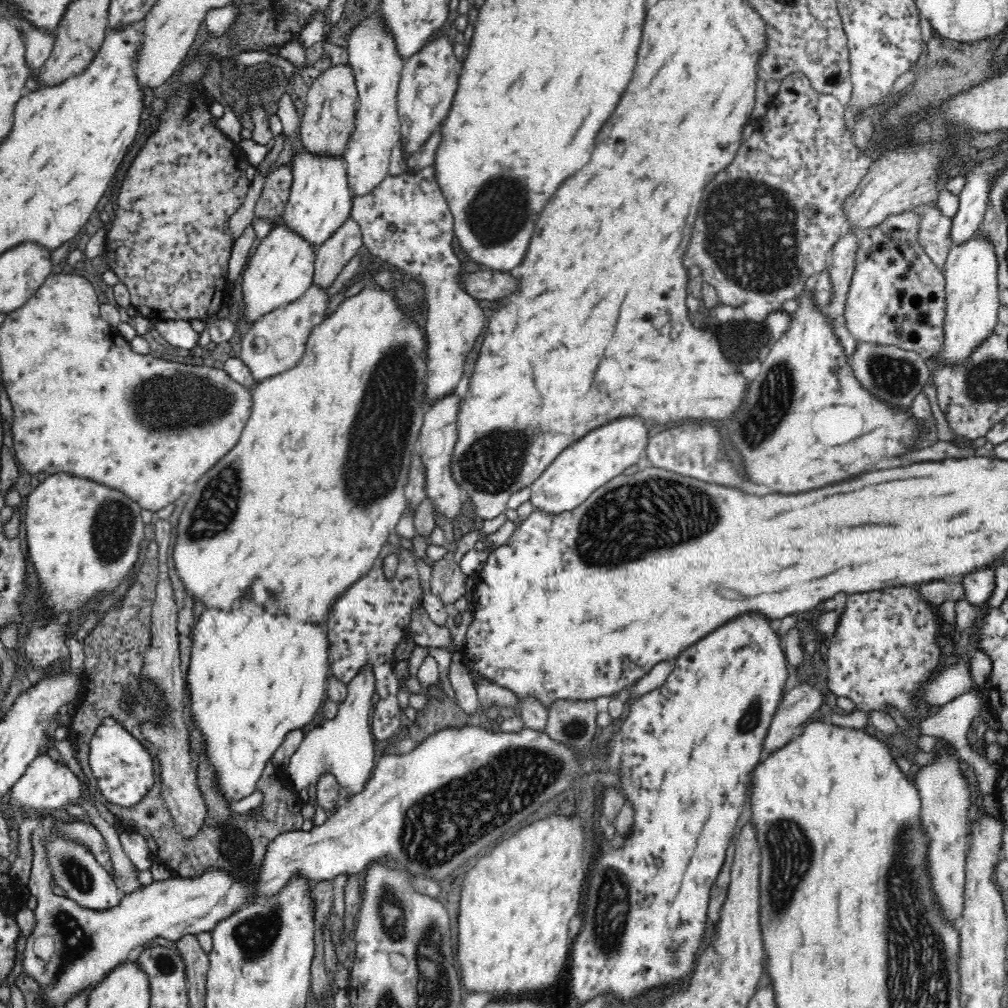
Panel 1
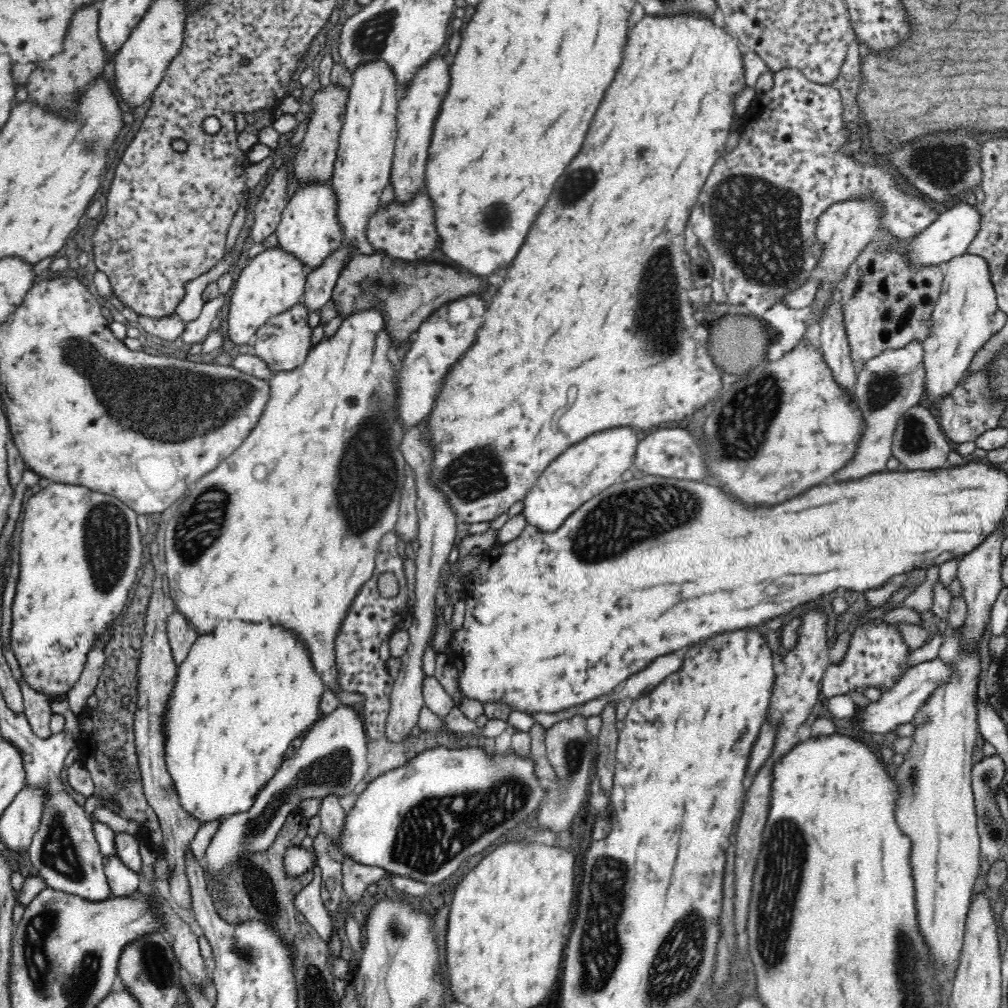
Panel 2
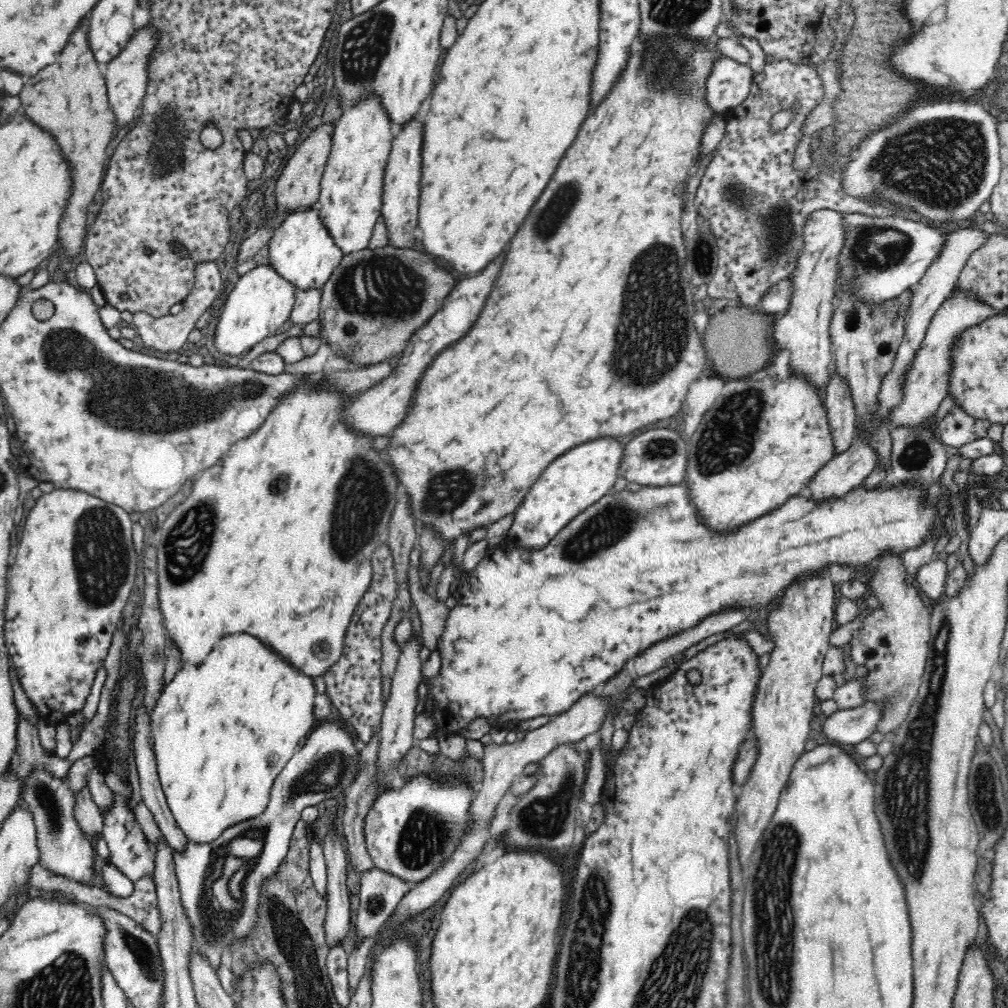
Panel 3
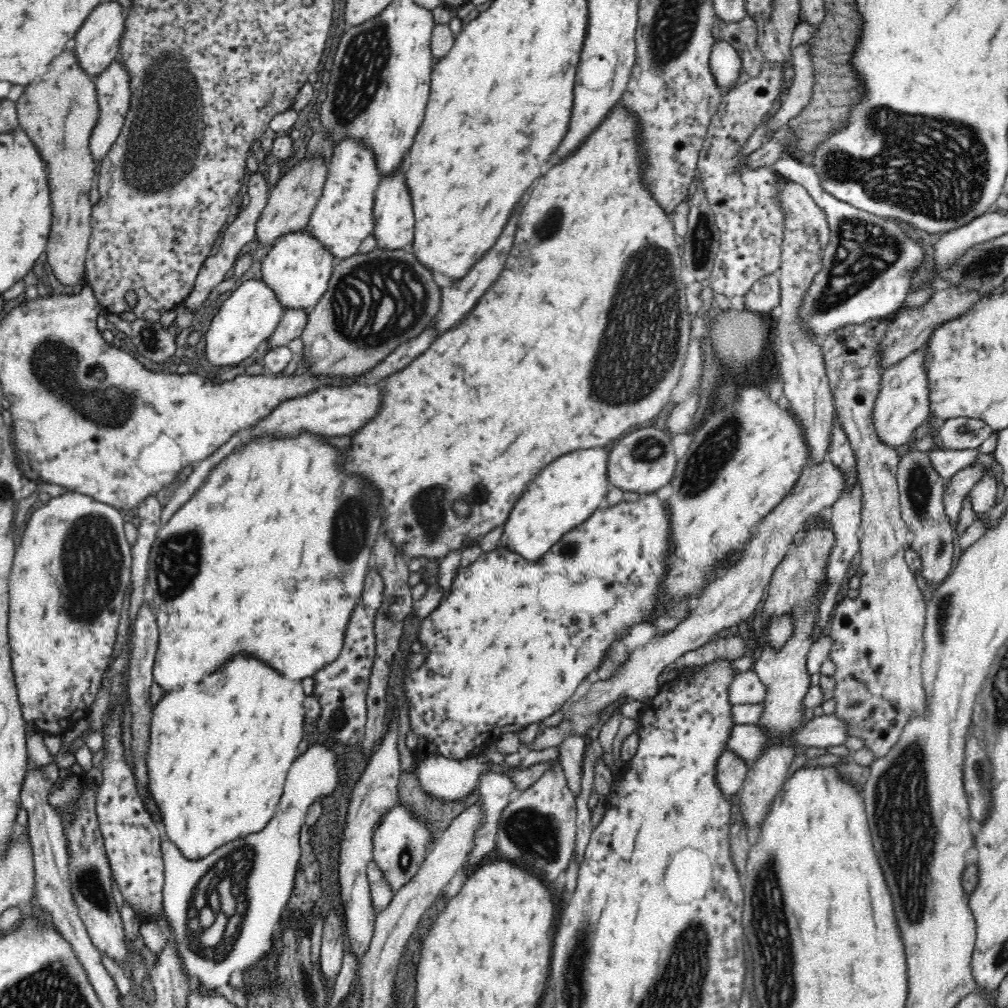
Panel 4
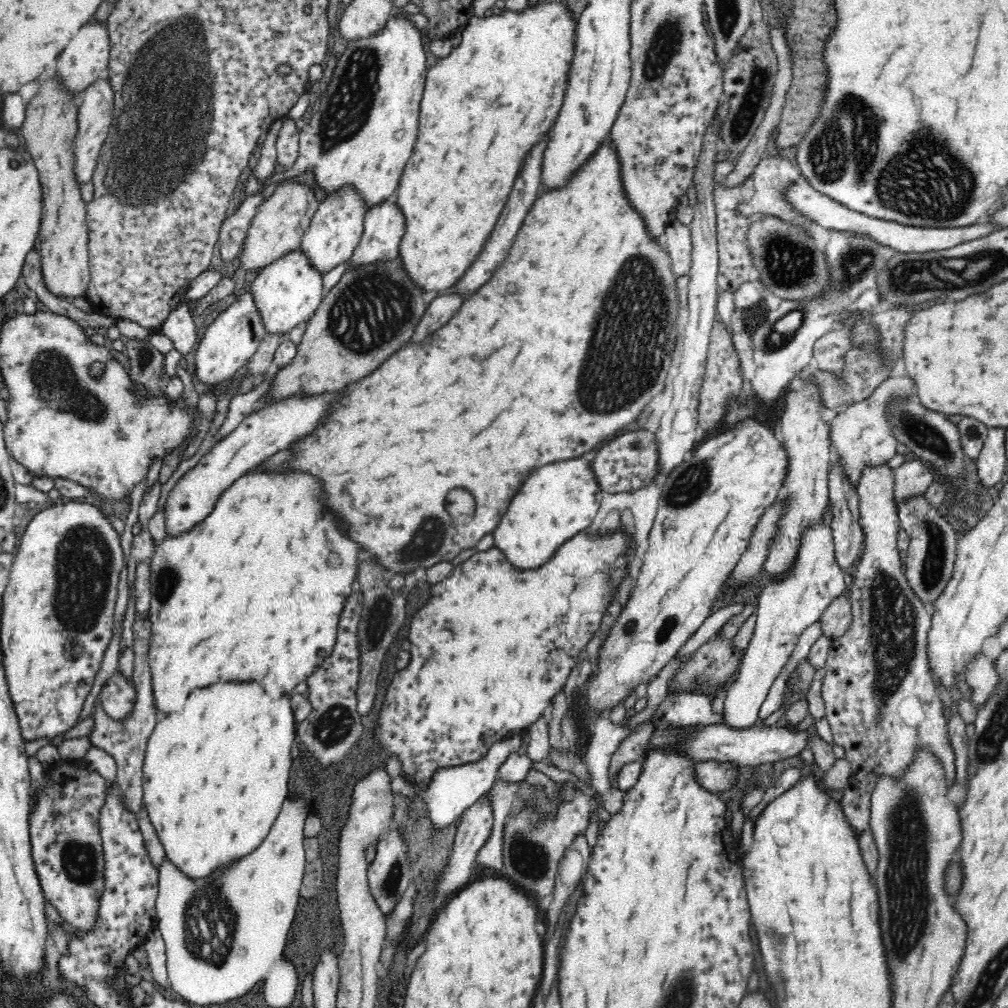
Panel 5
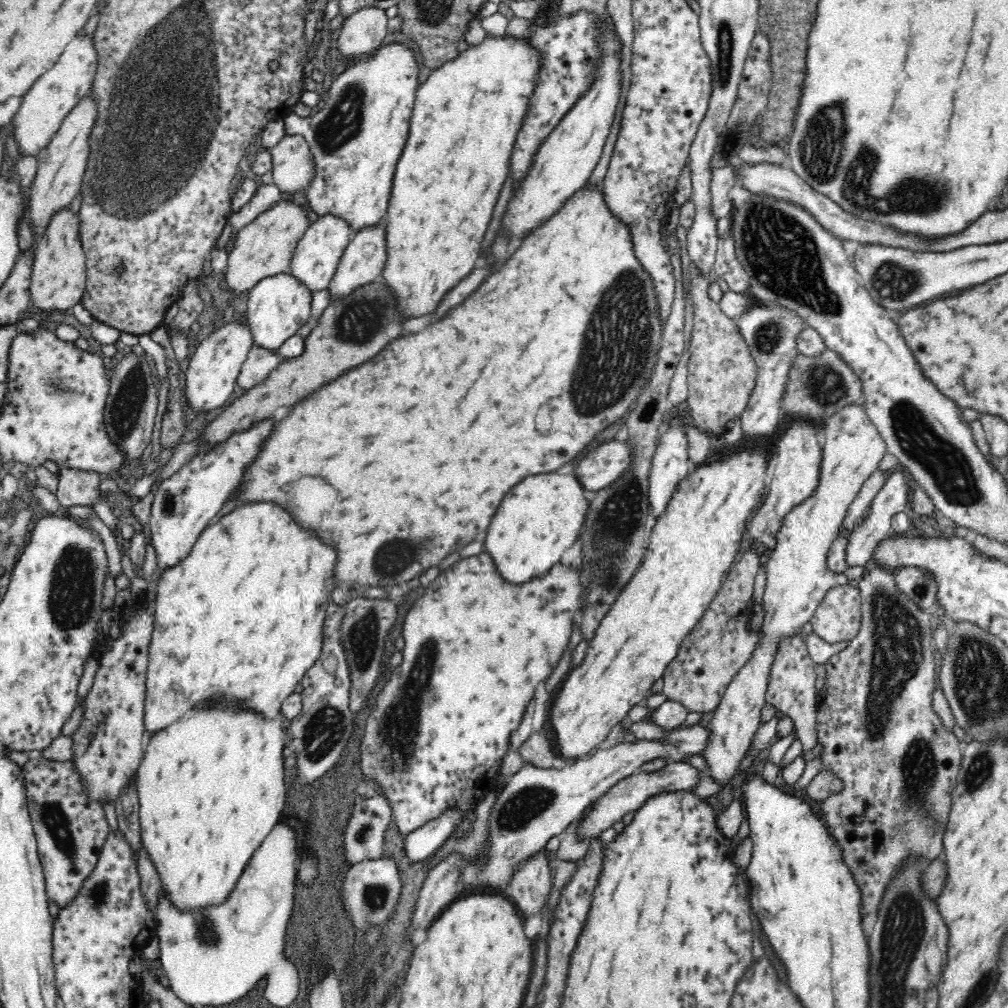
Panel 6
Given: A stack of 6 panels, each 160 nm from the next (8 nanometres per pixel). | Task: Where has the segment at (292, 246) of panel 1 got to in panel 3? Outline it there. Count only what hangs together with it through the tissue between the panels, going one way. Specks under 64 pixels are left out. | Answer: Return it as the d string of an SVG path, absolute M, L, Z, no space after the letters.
M272 265L254 267L239 278L228 294L214 331L214 346L228 356L249 352L258 342L274 335L289 321L297 291L280 277Z

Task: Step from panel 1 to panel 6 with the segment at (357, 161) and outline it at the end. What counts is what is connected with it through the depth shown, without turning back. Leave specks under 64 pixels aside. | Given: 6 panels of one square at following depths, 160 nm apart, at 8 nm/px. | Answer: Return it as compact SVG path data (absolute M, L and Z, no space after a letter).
M332 214L320 217L309 225L298 242L290 264L290 275L294 275L302 285L308 287L312 294L326 290L352 237L352 229L344 219Z

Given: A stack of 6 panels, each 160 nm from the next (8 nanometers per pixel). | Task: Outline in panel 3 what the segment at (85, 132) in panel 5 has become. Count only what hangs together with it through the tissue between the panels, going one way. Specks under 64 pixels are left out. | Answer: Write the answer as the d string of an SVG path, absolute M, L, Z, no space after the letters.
M148 27L136 31L122 53L102 67L108 102L114 116L116 116L116 128L112 132L112 138L116 136L120 128L134 120L134 116L136 116L136 112L142 104L142 98L144 98L144 92L146 92L146 82L148 82L148 69L146 69L148 57L157 46L157 36L154 34L156 34L156 29L148 29Z

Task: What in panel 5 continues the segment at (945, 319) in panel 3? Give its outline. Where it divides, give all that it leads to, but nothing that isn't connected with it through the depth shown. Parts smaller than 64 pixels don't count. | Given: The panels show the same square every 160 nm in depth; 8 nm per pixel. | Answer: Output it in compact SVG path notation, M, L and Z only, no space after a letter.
M888 377L872 394L864 400L852 403L844 411L838 413L831 422L829 439L830 447L836 450L839 464L855 490L862 480L864 470L878 468L888 463L896 454L898 441L892 435L890 423L886 419L886 404L890 396L898 394L915 394L915 384L910 377Z

